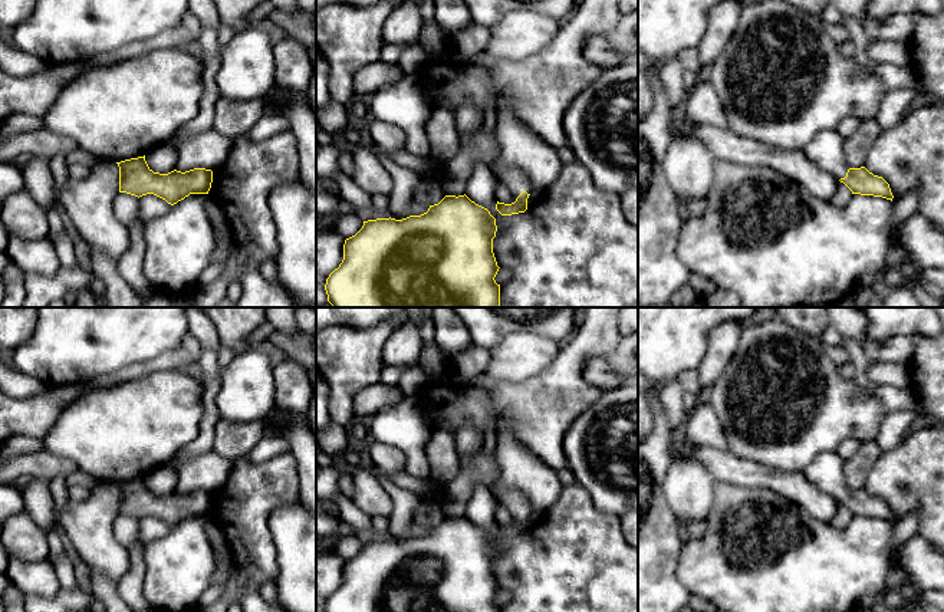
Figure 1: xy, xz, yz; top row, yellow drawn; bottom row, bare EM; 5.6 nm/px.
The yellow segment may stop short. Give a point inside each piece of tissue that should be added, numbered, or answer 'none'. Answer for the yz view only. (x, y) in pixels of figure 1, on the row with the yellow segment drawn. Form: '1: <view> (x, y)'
1: yz (825, 148)

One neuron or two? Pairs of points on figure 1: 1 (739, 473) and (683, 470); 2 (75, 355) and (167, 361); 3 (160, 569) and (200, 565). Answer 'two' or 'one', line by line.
1: two
2: two
3: one

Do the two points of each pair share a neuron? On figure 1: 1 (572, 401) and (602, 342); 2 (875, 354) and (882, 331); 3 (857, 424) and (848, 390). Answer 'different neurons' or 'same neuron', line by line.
1: same neuron
2: different neurons
3: same neuron

